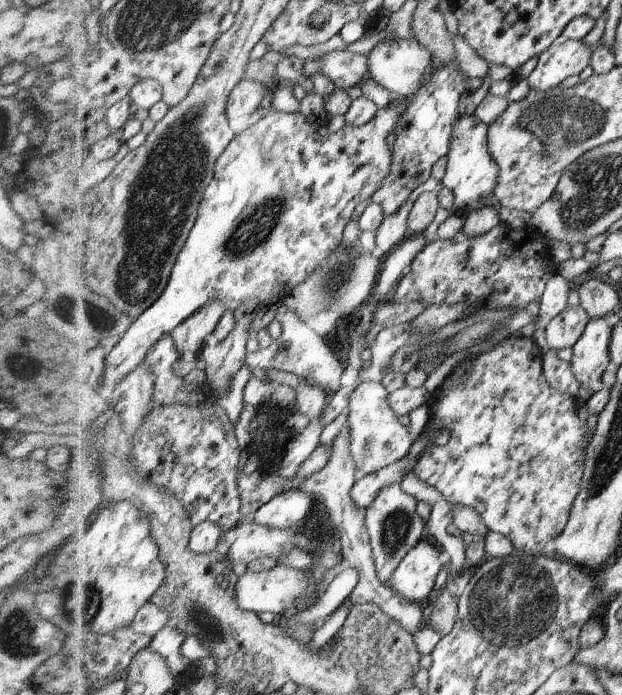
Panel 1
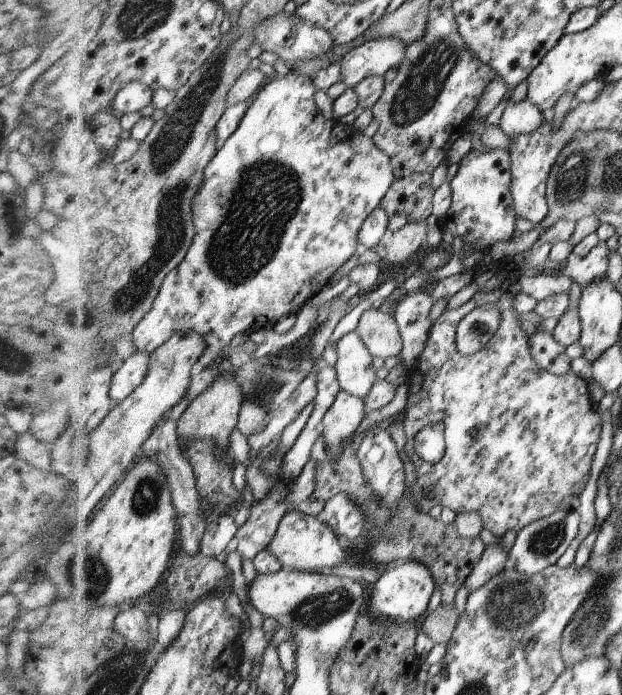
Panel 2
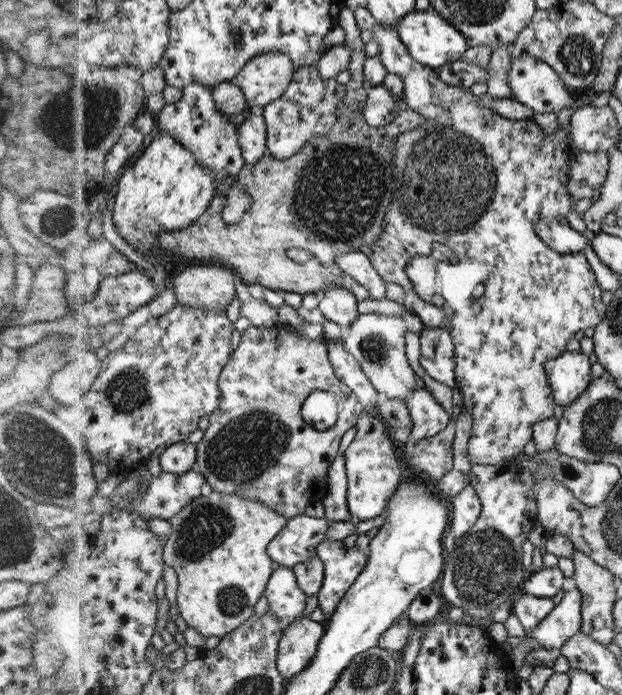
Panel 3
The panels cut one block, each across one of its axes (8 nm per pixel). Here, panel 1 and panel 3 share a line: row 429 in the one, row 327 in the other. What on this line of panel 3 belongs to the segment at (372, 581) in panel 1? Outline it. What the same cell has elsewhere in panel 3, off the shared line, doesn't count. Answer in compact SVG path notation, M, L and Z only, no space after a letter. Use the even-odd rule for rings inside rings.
M332 285L326 292L322 293L320 308L325 318L340 324L344 329L350 326L359 315L357 304L358 299L352 291Z

